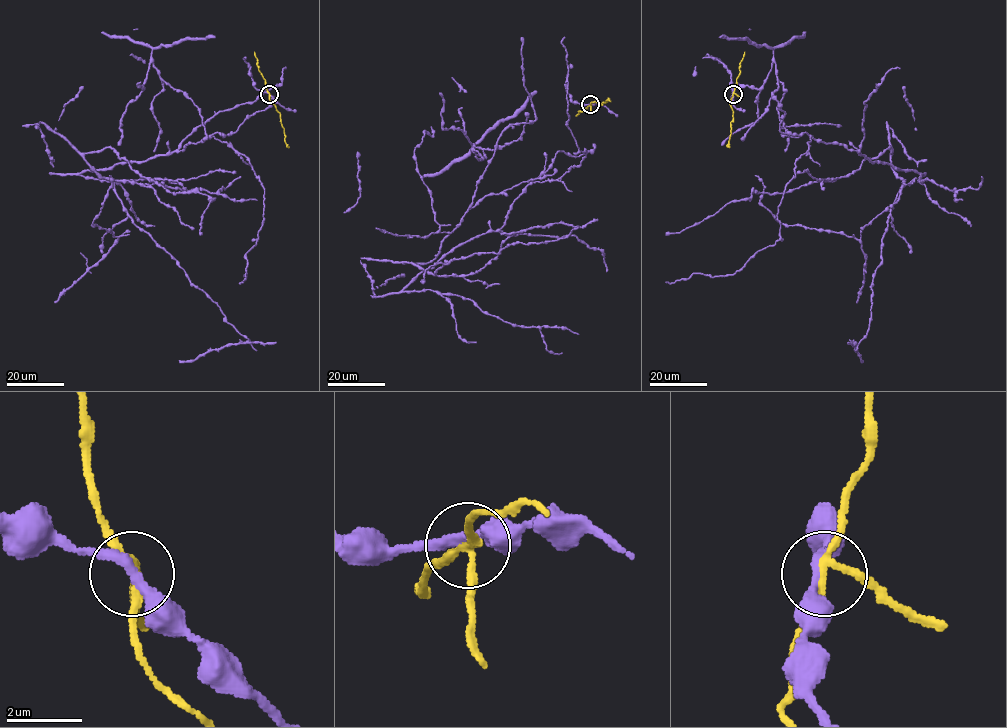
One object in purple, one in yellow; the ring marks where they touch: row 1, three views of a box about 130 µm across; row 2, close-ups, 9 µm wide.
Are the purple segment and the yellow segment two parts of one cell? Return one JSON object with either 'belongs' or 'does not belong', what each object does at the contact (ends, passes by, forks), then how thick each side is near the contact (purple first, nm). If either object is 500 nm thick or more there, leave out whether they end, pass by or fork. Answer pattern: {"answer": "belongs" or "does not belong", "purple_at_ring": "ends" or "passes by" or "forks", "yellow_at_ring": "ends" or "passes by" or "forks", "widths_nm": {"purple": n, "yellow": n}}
{"answer": "does not belong", "purple_at_ring": "passes by", "yellow_at_ring": "forks", "widths_nm": {"purple": 280, "yellow": 190}}

